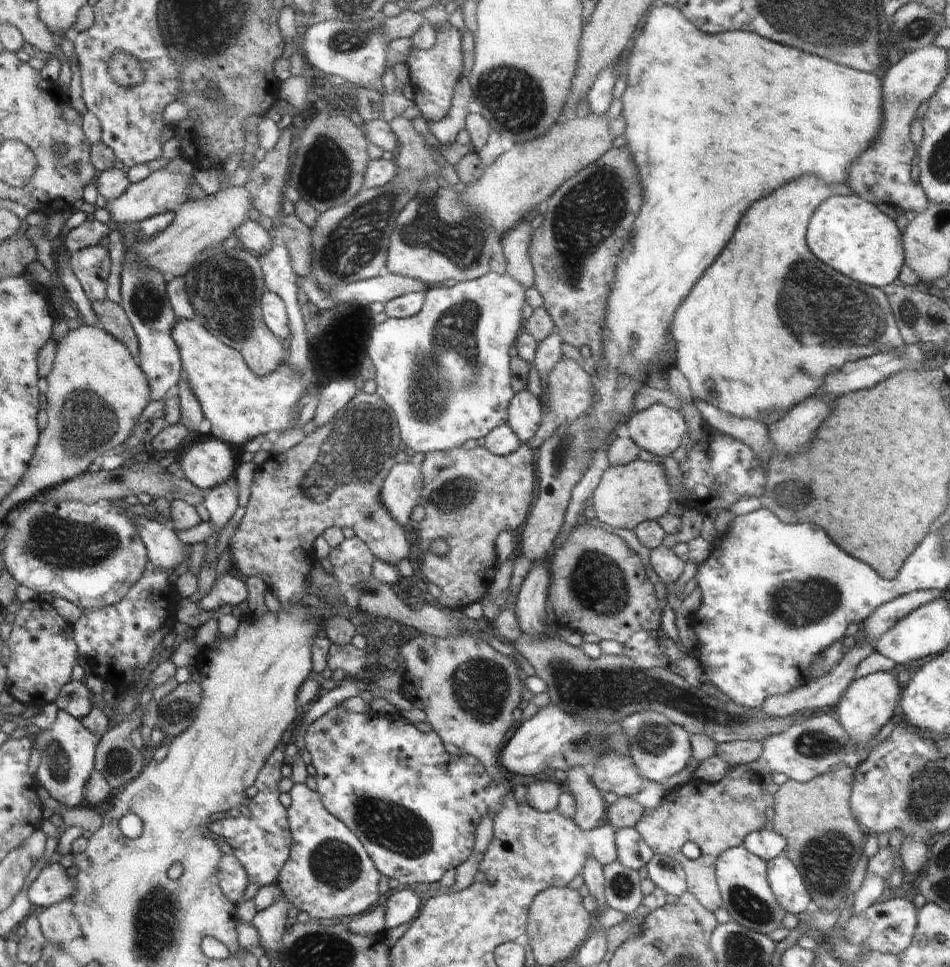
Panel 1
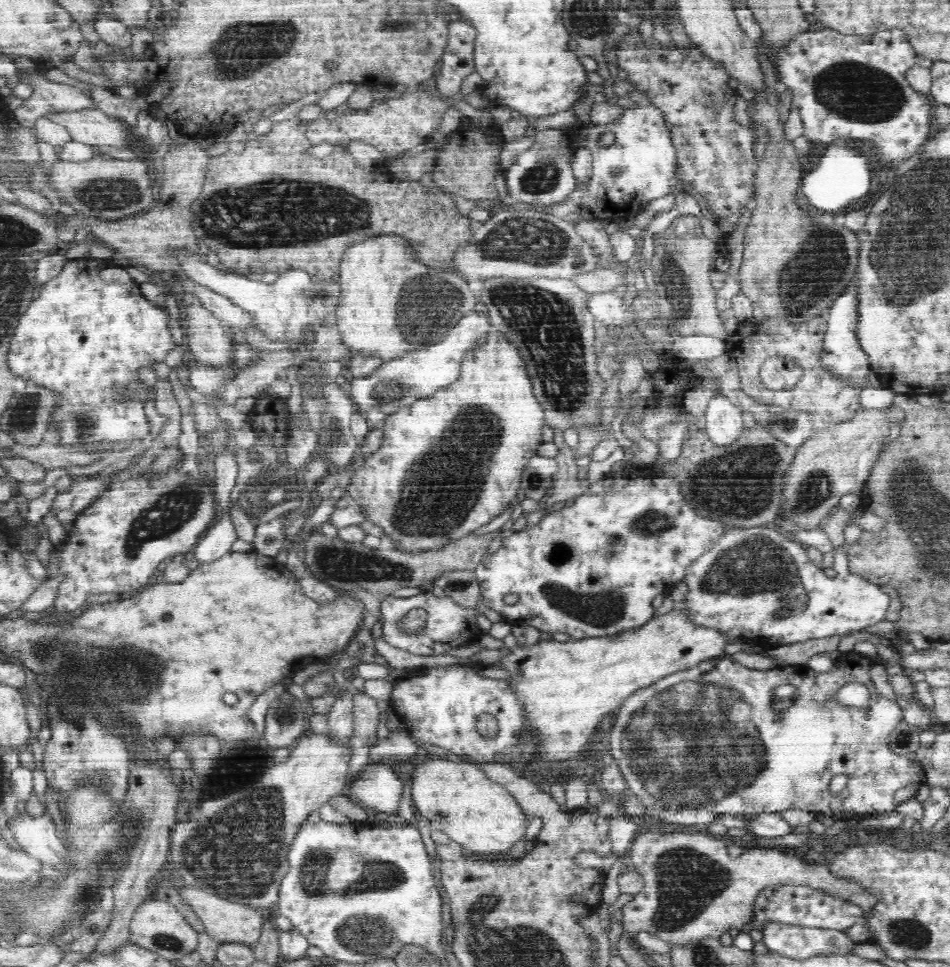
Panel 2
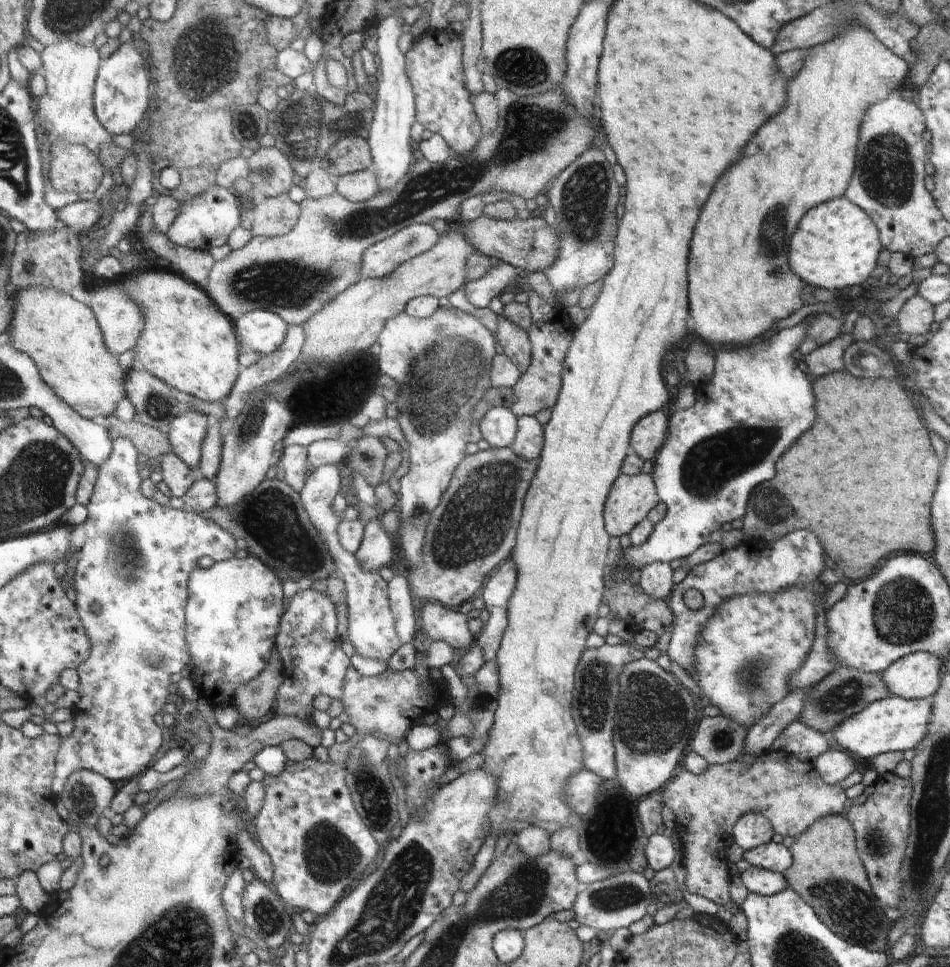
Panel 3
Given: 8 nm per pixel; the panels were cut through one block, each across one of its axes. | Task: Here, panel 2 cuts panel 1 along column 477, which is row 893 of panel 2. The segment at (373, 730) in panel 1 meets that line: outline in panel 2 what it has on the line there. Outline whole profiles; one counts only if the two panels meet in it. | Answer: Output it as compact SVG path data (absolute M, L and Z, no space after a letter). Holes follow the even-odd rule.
M793 884L776 885L774 888L764 888L753 904L753 915L750 929L764 930L769 923L789 924L789 926L804 926L817 929L834 929L843 931L856 922L861 921L863 908L852 901L840 897L829 896L823 890Z

